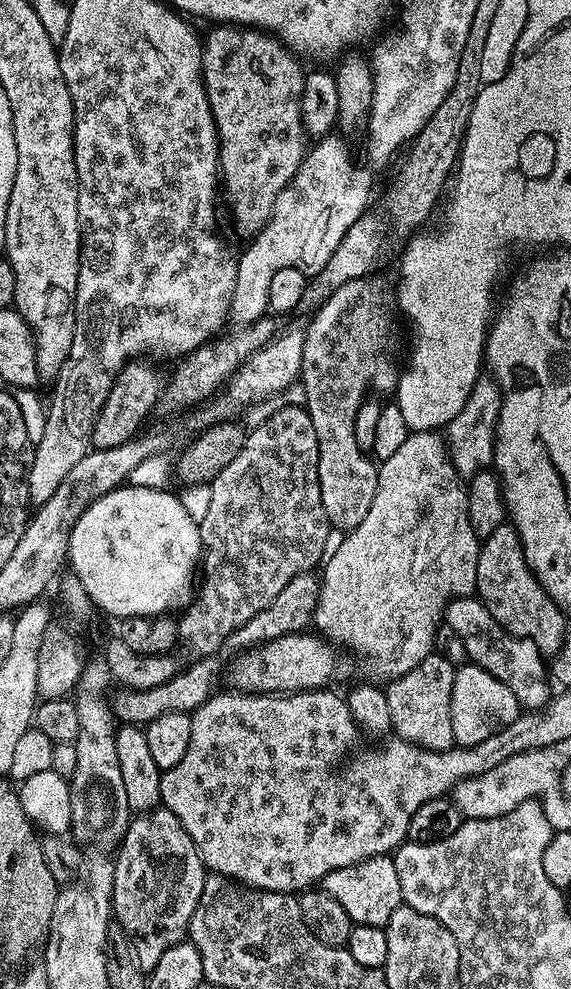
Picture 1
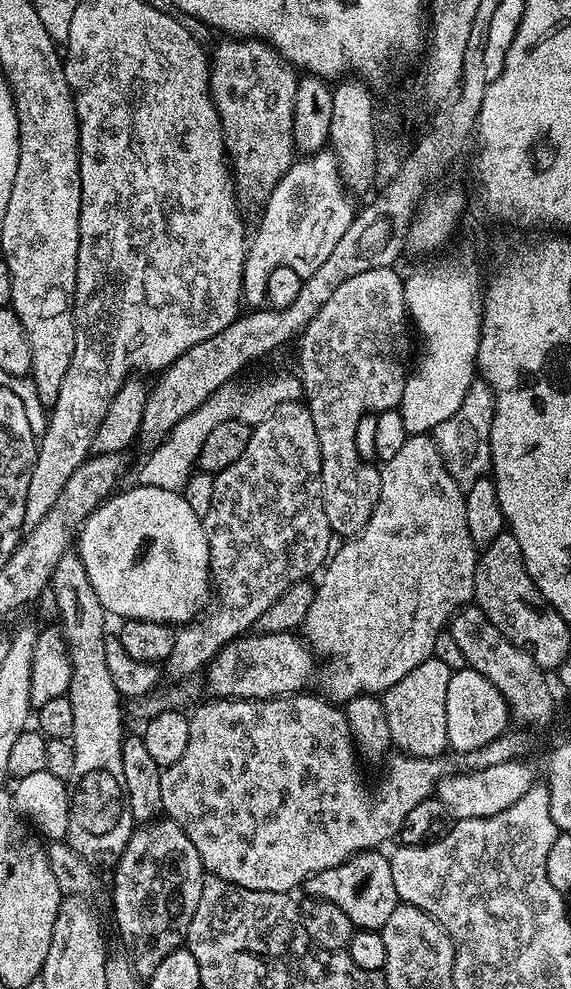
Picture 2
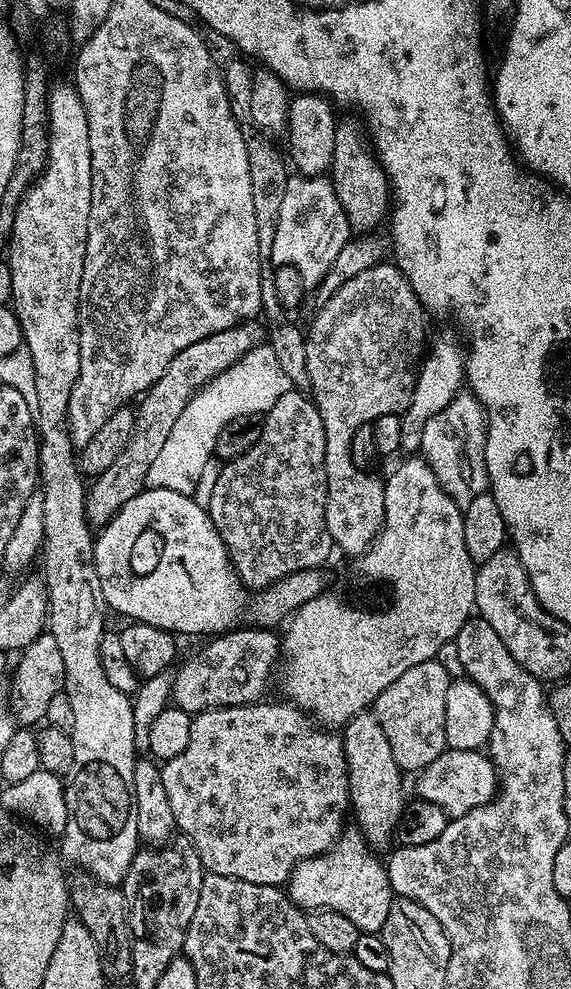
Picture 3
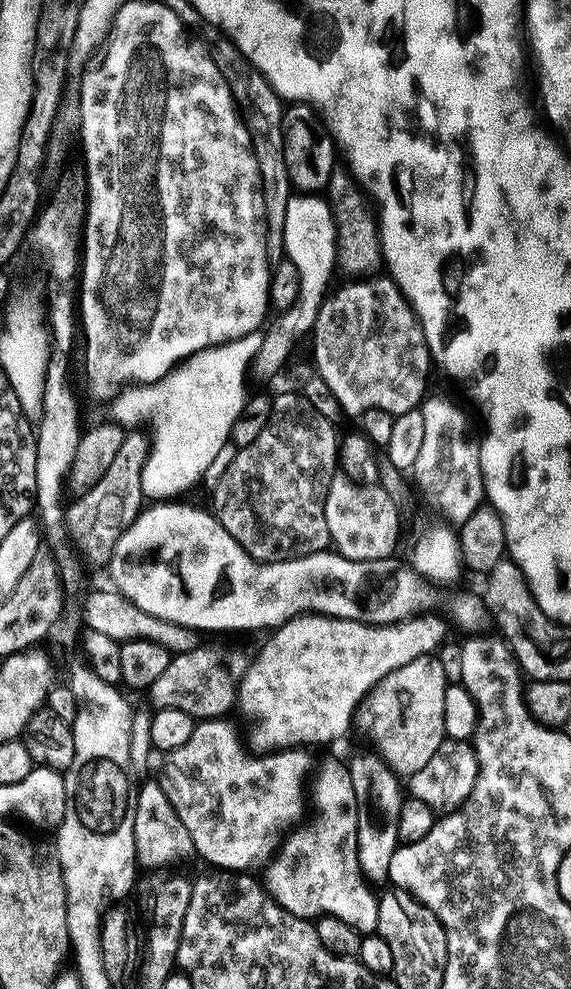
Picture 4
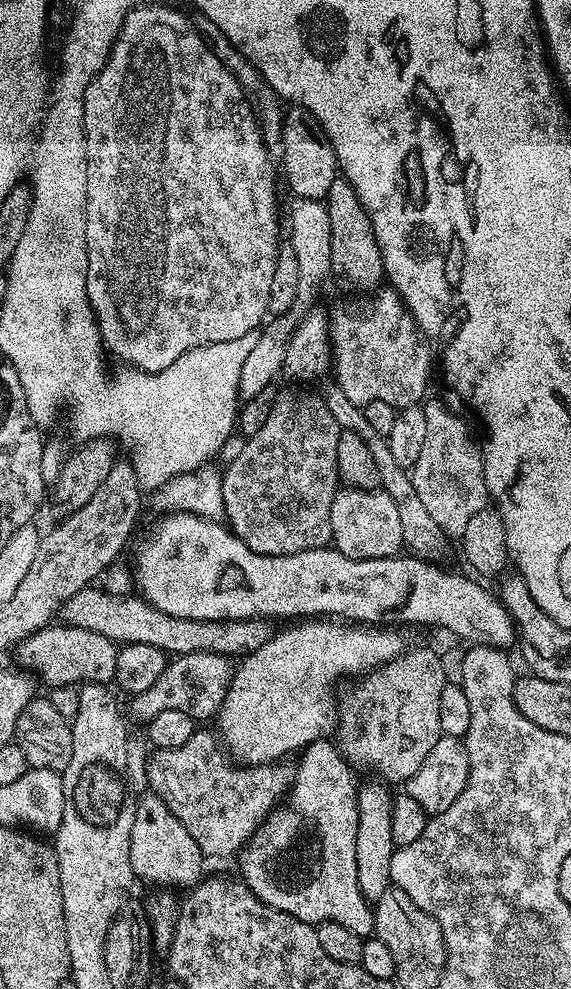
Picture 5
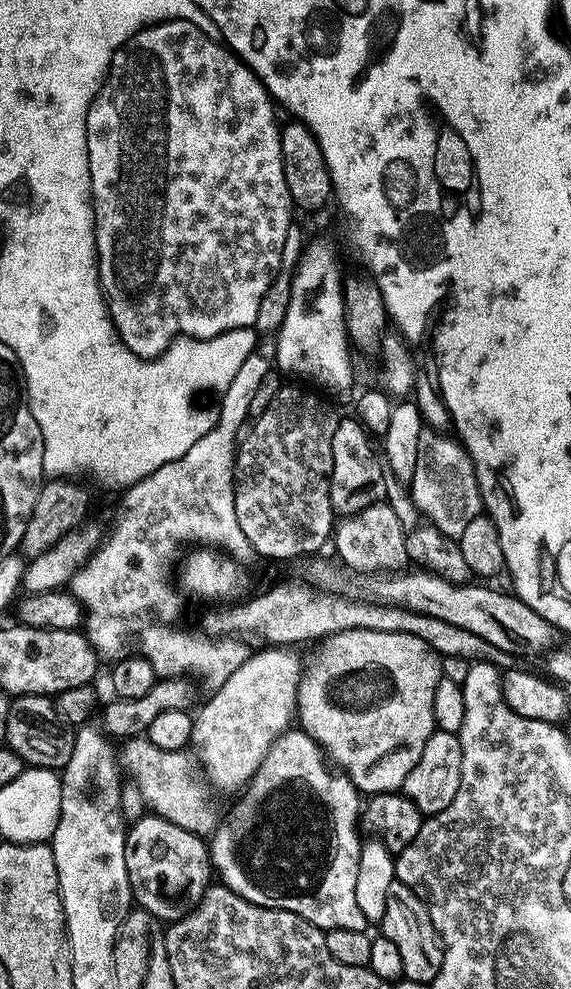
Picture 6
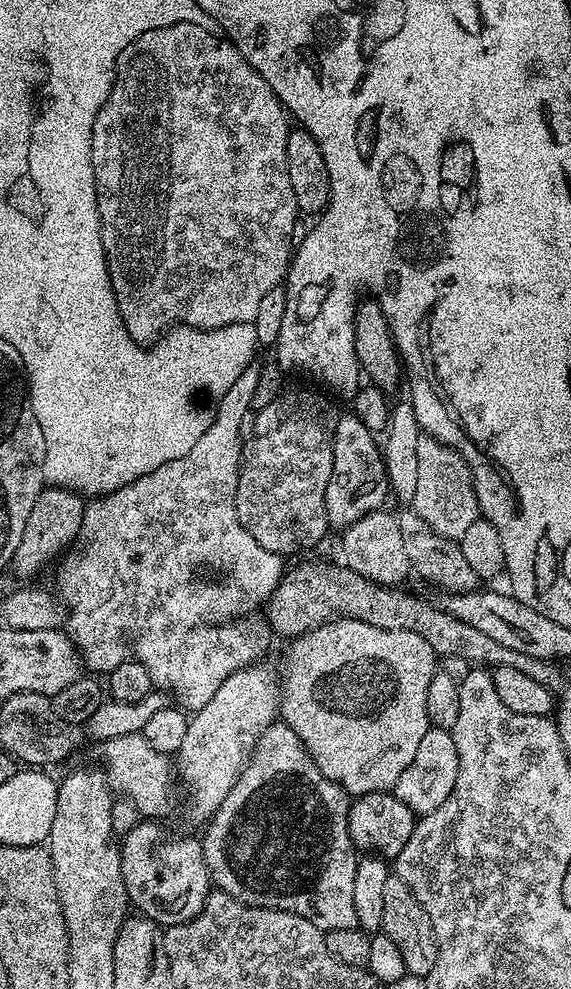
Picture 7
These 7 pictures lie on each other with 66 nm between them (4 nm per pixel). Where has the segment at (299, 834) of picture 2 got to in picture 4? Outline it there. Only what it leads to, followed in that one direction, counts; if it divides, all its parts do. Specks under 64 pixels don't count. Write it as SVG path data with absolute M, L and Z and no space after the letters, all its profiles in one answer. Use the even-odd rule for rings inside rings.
M228 718L201 719L194 726L194 734L178 750L167 753L164 773L158 776L160 785L170 798L170 806L182 818L192 839L195 855L216 870L237 874L267 865L277 855L276 847L285 839L284 831L304 812L304 783L312 772L311 751L303 747L268 750L251 756L240 741L240 732Z

